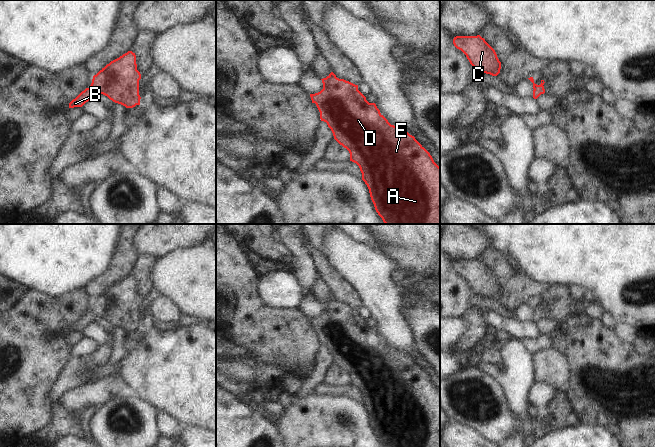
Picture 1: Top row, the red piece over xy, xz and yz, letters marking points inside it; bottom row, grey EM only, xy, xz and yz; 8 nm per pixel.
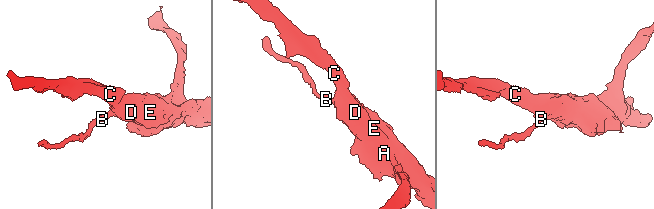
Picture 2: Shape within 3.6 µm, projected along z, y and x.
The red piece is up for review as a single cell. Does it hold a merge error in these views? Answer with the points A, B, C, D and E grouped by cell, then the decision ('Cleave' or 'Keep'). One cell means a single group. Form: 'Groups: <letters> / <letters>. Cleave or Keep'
Groups: A B C D E. Keep.

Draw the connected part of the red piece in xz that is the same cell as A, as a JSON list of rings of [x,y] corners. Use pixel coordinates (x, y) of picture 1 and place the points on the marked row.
[[[331,72],[326,78],[321,79],[323,89],[315,94],[310,94],[312,103],[315,103],[319,112],[320,119],[327,123],[331,129],[334,139],[346,148],[350,153],[350,161],[356,163],[362,173],[362,180],[369,189],[371,200],[375,210],[382,218],[385,224],[440,224],[440,167],[434,162],[430,153],[404,129],[391,125],[388,120],[380,113],[375,103],[369,103],[366,97],[358,90],[358,85],[355,85],[344,79],[339,79]]]

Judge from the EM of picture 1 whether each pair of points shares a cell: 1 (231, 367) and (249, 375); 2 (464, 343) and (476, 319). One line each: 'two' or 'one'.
1: one
2: one

